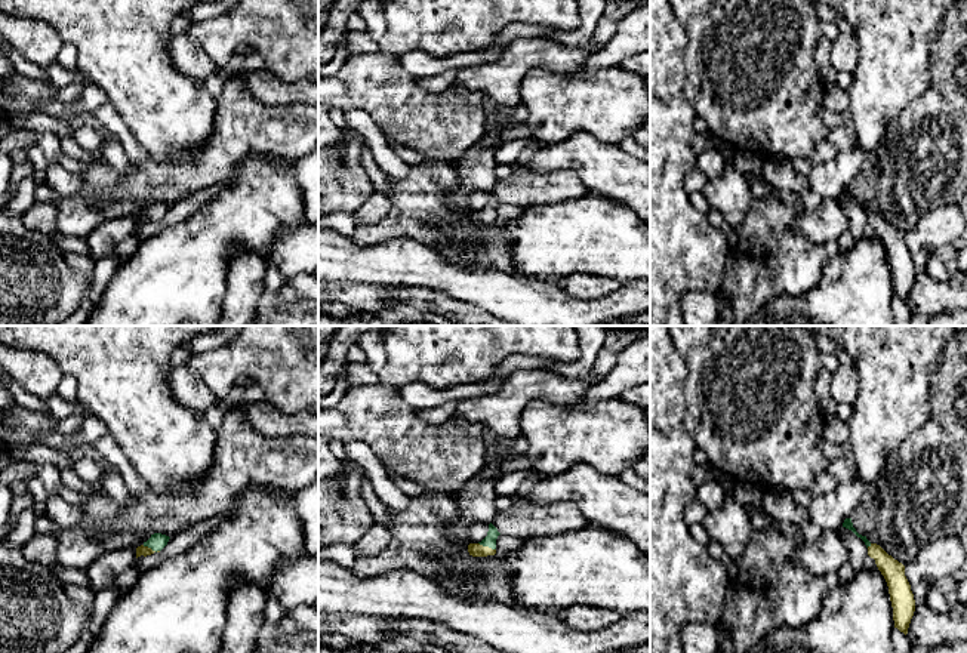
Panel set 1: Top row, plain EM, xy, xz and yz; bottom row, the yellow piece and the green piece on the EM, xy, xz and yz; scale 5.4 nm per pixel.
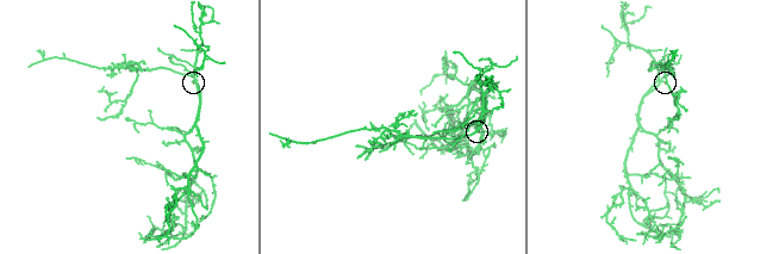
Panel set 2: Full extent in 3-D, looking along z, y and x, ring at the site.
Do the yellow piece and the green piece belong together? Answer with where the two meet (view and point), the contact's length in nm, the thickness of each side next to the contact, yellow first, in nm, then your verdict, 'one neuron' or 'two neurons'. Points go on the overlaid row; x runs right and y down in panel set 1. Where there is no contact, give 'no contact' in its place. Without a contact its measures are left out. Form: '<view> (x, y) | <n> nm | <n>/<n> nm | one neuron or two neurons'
xz (487, 547) | 100 nm | 80/70 nm | one neuron

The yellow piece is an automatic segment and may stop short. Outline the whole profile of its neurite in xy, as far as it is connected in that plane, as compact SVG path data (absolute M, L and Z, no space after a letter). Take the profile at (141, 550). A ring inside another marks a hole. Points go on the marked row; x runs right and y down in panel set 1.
M161 533L151 535L147 542L136 548L136 558L141 555L147 557L157 551L161 551L167 545L169 539L169 536Z

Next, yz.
M846 518L843 527L851 530L865 542L868 555L875 560L878 570L887 582L893 607L894 628L906 635L915 612L915 600L911 585L905 576L905 566L889 555L880 545L871 543L866 536L859 535L853 527L851 518Z

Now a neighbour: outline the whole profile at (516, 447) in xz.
M521 435L515 440L505 441L505 446L506 446L506 452L508 452L509 459L526 455L526 452L529 449L527 440Z

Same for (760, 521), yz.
M755 511L751 515L751 526L754 532L766 532L772 527L776 527L776 521L773 520L772 515L763 512L763 511Z

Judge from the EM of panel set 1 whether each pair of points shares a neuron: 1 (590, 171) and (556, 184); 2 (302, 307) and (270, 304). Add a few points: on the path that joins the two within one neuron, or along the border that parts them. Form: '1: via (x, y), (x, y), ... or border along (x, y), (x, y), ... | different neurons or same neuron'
1: border along (542, 172), (572, 171), (590, 191) | different neurons
2: via (295, 308), (277, 308) | same neuron

